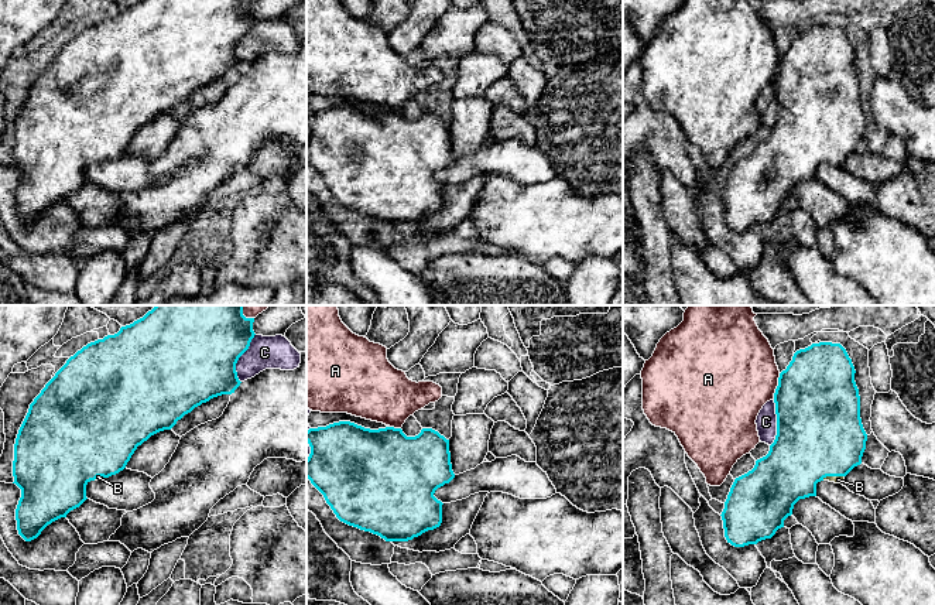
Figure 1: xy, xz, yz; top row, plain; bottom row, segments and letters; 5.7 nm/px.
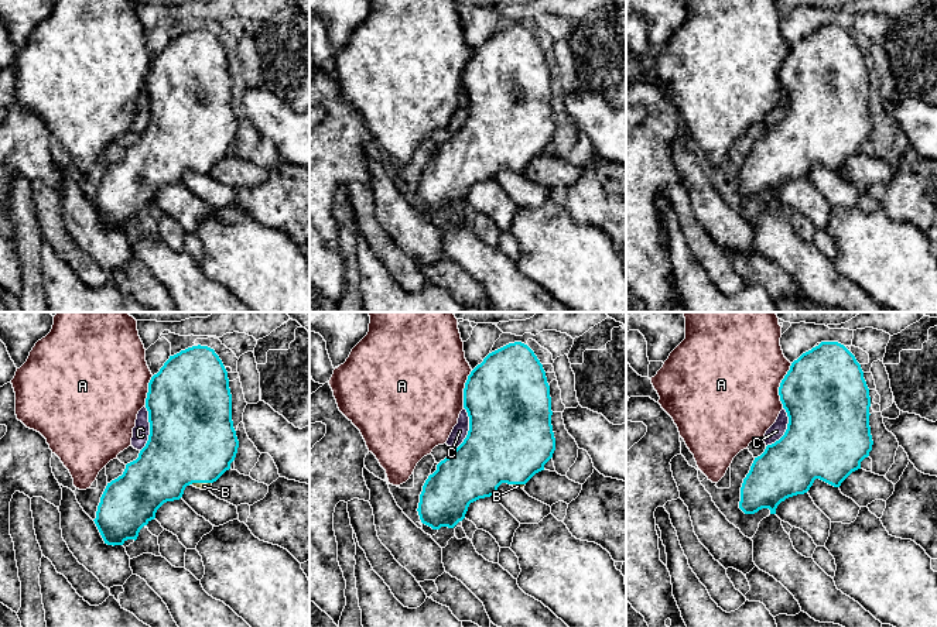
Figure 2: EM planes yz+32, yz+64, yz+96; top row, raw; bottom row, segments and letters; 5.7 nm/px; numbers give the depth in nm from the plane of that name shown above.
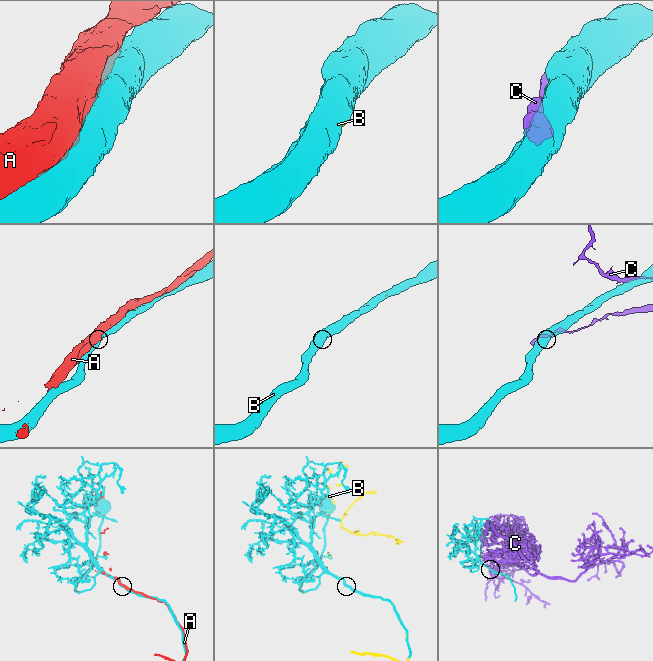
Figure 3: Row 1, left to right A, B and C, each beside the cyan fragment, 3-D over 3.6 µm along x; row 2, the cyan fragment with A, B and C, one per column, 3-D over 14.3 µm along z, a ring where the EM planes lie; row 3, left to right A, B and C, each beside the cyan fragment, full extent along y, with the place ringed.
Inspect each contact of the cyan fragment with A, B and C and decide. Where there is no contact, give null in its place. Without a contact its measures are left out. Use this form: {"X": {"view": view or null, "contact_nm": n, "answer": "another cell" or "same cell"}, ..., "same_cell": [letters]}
{"A": {"view": "yz", "contact_nm": 160, "answer": "another cell"}, "B": {"view": "yz", "contact_nm": 130, "answer": "same cell"}, "C": {"view": "xy", "contact_nm": 300, "answer": "another cell"}, "same_cell": ["B"]}

